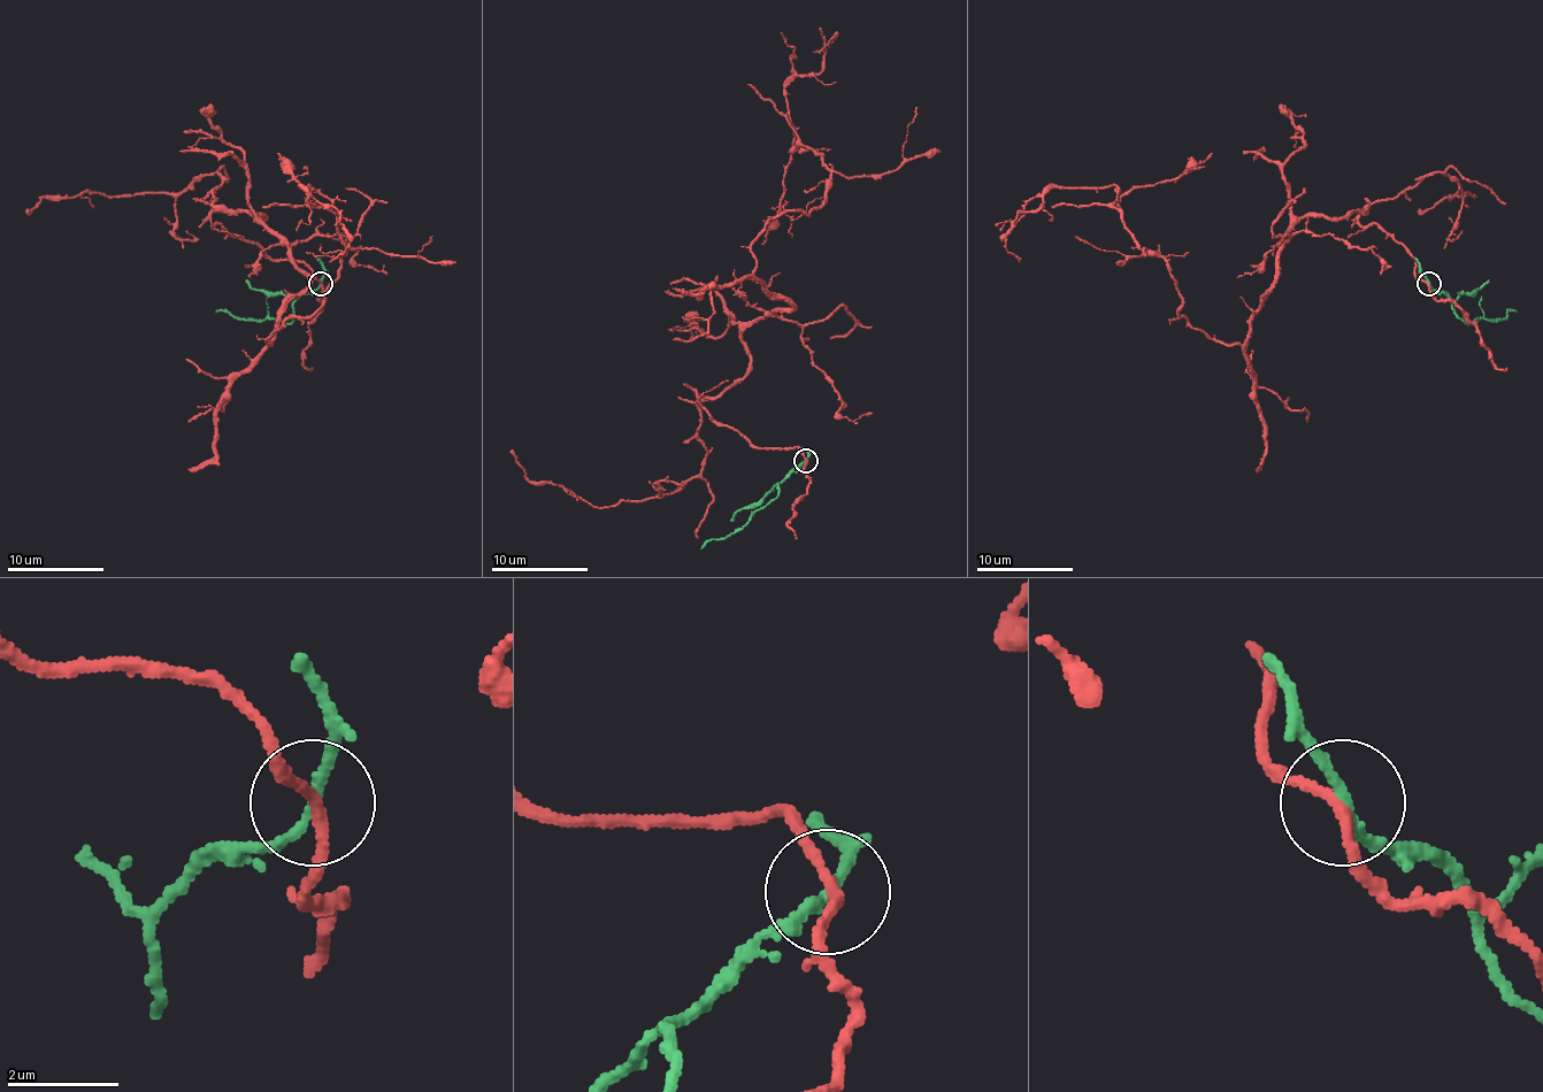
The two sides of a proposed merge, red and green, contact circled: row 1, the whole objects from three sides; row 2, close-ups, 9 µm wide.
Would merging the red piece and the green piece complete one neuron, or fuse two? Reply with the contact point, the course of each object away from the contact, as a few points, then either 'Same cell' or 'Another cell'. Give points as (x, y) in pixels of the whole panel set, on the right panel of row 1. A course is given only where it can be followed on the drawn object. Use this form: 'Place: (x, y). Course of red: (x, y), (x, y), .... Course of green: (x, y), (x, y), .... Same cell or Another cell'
Place: (1428, 283). Course of red: (1428, 283), (1365, 210), (1300, 217), (1250, 333), (1211, 340), (1115, 186), (1052, 186), (1006, 235), (1019, 261). Course of green: (1428, 283), (1466, 323), (1475, 318), (1505, 318), (1507, 312), (1517, 312). Same cell

